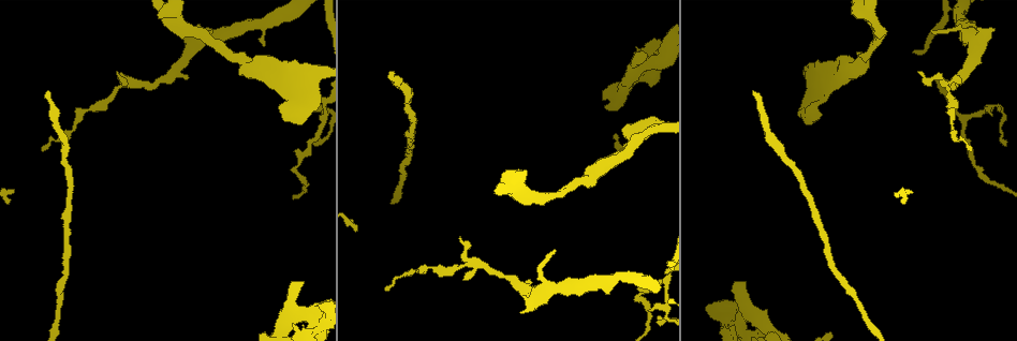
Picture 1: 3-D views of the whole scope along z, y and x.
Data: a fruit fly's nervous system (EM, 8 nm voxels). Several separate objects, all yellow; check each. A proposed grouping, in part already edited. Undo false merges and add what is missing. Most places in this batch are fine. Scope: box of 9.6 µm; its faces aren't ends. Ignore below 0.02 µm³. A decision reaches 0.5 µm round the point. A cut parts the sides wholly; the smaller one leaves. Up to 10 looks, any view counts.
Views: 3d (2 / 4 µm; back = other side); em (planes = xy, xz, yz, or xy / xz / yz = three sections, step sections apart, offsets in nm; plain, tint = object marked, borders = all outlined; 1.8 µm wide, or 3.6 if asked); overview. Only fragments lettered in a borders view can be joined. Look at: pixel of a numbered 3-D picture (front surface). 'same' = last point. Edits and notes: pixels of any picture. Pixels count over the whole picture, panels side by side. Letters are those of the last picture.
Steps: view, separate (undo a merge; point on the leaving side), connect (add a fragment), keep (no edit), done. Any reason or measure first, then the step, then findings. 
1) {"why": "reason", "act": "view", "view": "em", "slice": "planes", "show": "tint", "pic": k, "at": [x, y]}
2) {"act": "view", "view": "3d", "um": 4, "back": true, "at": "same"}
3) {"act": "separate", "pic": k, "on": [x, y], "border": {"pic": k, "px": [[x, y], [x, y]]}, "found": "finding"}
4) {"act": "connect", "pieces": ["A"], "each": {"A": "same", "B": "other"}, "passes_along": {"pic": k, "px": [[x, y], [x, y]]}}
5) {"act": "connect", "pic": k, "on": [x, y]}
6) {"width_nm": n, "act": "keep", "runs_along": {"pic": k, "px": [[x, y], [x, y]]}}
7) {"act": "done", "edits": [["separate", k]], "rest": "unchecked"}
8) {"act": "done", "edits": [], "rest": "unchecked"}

{"why": "branch stops here", "act": "view", "view": "em", "slice": "planes", "show": "borders", "pic": 1, "at": [466, 278]}

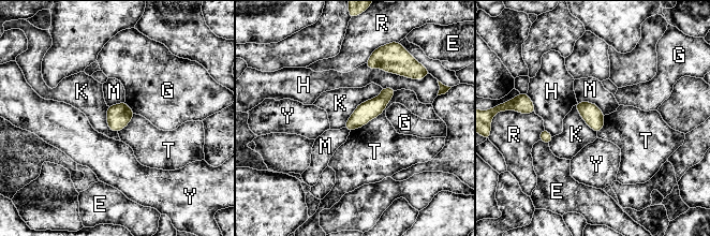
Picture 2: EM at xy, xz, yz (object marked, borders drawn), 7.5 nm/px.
{"width_nm": 150, "longest_contact_nm": ["T", 480], "act": "keep", "each": {"E": "other", "G": "other", "H": "other", "K": "other", "M": "other", "R": "other", "T": "other", "Y": "other"}, "found": "no lettered fragment goes on from it"}

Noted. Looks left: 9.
{"why": "free end", "act": "view", "view": "3d", "um": 2, "pic": 1, "at": [521, 312]}

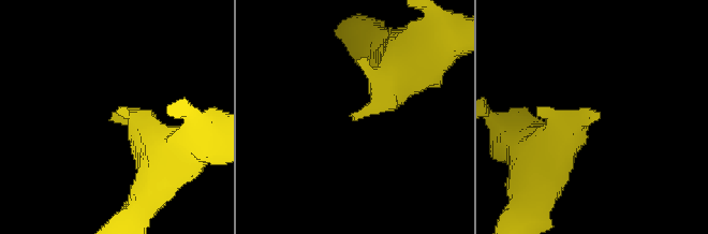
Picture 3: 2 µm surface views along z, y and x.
{"why": "now the EM", "act": "view", "view": "em", "slice": "planes", "show": "borders", "pic": 3, "at": [112, 113]}

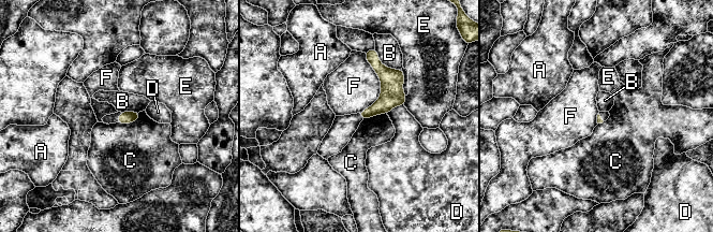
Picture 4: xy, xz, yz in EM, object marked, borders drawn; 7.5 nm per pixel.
{"act": "keep", "each": {"A": "other", "B": "other", "C": "other", "D": "other", "E": "other", "F": "other"}, "border": {"pic": 4, "px": [[364, 53], [381, 93], [359, 113]]}, "found": "none of them fits"}

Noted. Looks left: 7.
{"why": "an open end", "act": "view", "view": "3d", "um": 4, "back": true, "pic": 1, "at": [734, 283]}

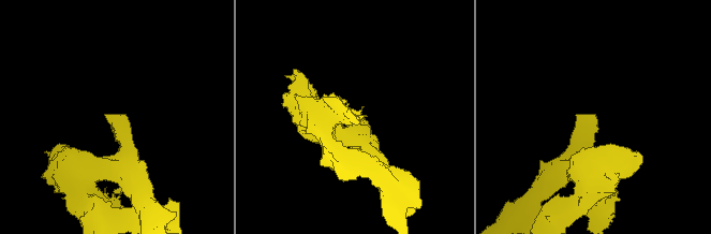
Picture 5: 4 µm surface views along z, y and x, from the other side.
{"act": "view", "view": "em", "slice": "xz", "step": 8, "show": "tint", "pic": 5, "at": [105, 116]}

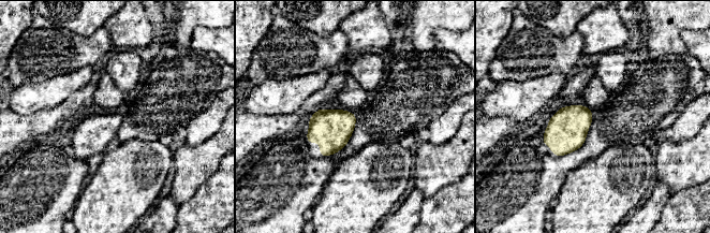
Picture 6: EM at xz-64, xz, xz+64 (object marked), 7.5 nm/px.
{"why": "cut it another way", "act": "view", "view": "em", "slice": "planes", "show": "borders", "at": "same"}

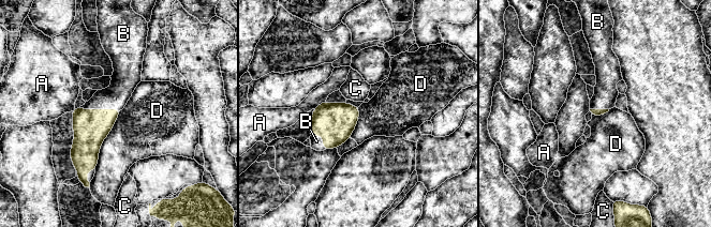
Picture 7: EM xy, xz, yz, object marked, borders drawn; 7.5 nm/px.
{"act": "connect", "pieces": ["B"], "each": {"A": "other", "B": "same", "C": "other", "D": "other"}, "passes_along": {"pic": 7, "px": [[91, 126], [101, 109], [122, 85]]}, "found": "the neuron continues"}

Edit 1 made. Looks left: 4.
{"why": "free end", "act": "view", "view": "em", "slice": "xz", "step": 4, "show": "tint", "pic": 1, "at": [797, 115]}

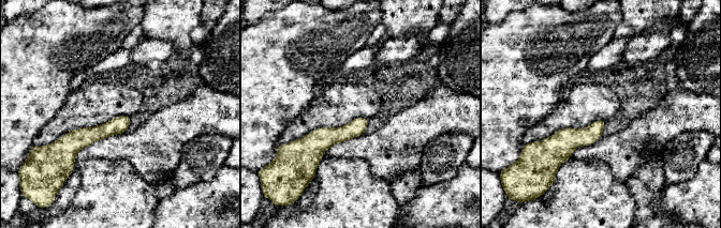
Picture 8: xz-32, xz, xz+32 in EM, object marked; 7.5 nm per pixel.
{"why": "another direction", "act": "view", "view": "em", "slice": "planes", "show": "borders", "at": "same"}

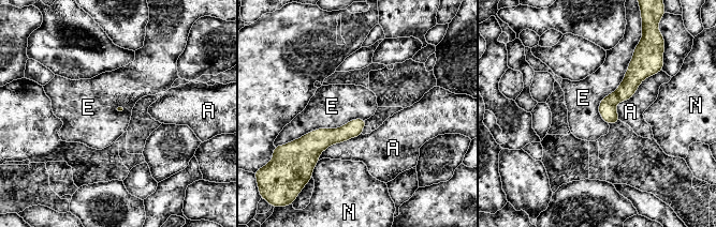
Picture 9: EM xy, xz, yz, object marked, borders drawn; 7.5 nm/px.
{"act": "keep", "each": {"A": "other", "E": "other", "N": "other"}, "border": {"pic": 9, "px": [[634, 50], [599, 102], [608, 124]]}, "found": "no lettered fragment goes on from it"}

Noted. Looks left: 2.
{"act": "done", "edits": [["connect", 7]], "rest": "unchecked"}

